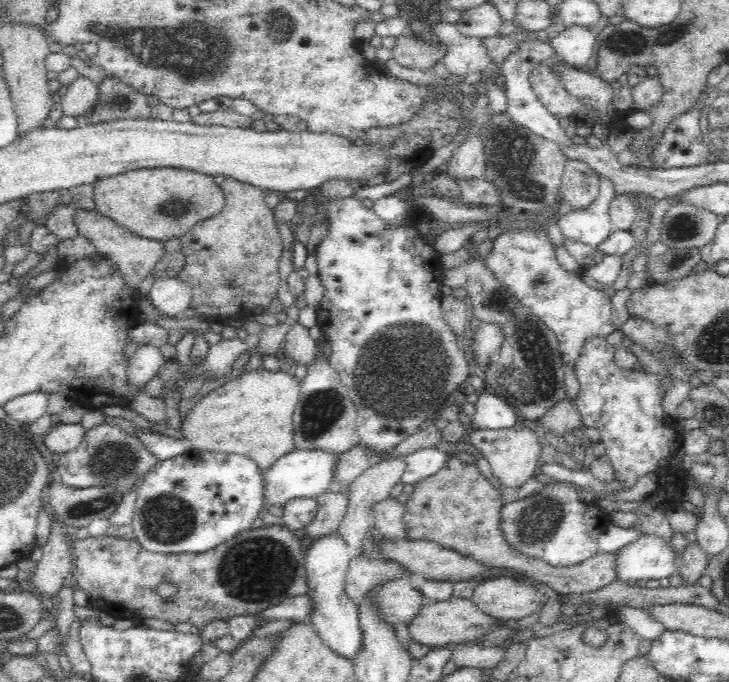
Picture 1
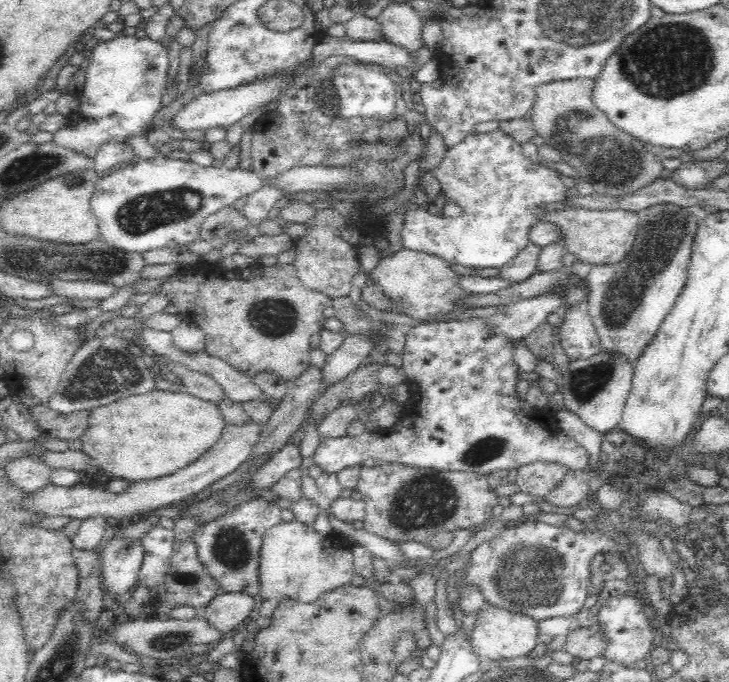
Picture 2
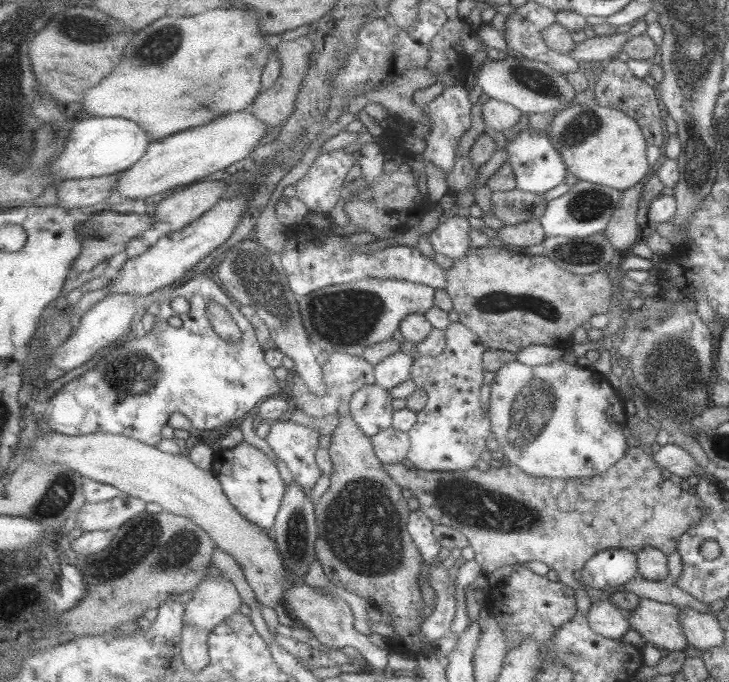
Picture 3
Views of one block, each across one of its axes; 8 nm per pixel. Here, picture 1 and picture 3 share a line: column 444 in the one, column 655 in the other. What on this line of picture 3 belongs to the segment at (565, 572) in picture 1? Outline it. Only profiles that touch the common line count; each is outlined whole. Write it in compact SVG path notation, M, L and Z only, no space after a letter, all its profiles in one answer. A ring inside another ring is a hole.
M634 442L626 449L622 458L614 466L610 466L610 470L600 476L582 480L534 478L516 465L494 468L490 472L480 468L464 471L427 471L423 468L410 469L404 464L386 464L386 468L396 482L414 492L422 508L436 524L451 526L467 536L484 573L489 574L506 565L532 560L544 562L557 572L560 582L576 590L577 610L585 617L594 601L594 593L586 585L576 584L572 573L580 570L589 558L606 548L624 548L637 554L645 547L654 547L668 557L676 551L682 534L690 527L698 526L707 515L707 506L703 504L703 500L697 494L692 494L670 479L664 478L651 451Z

